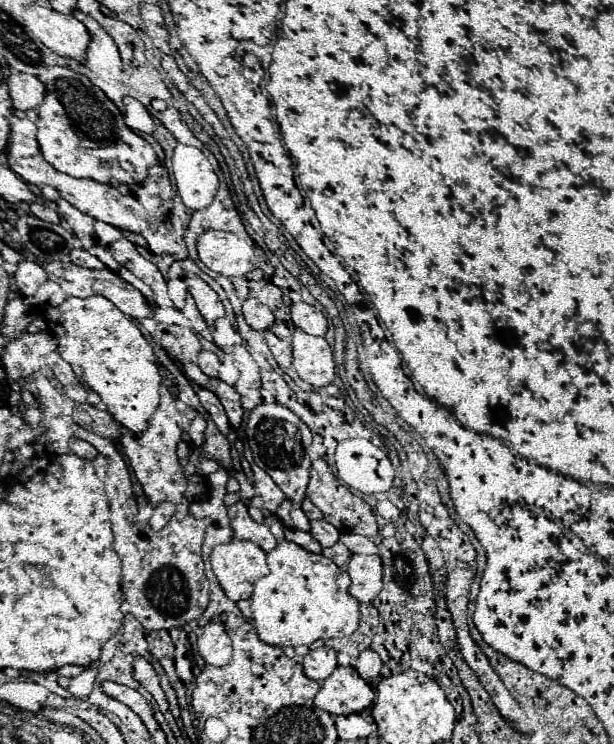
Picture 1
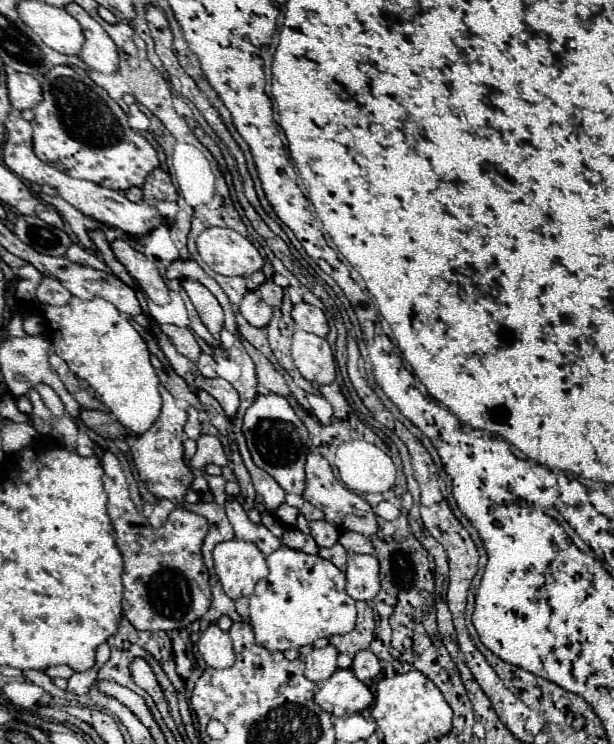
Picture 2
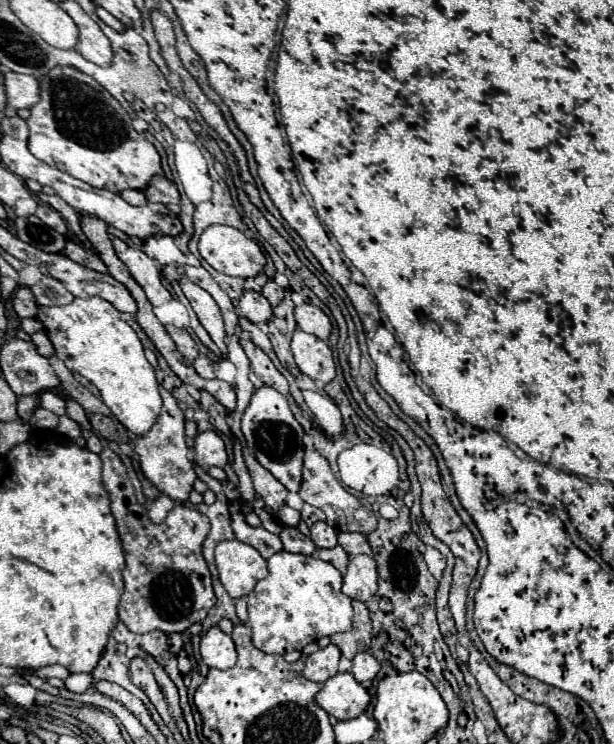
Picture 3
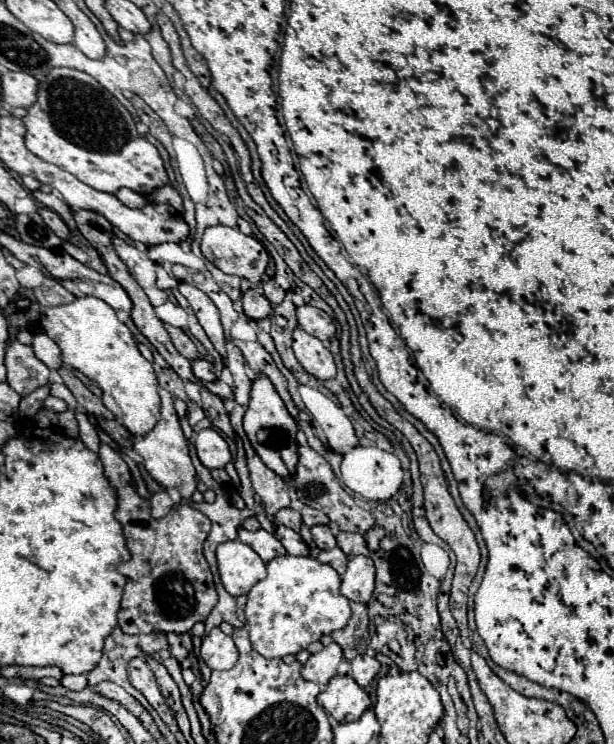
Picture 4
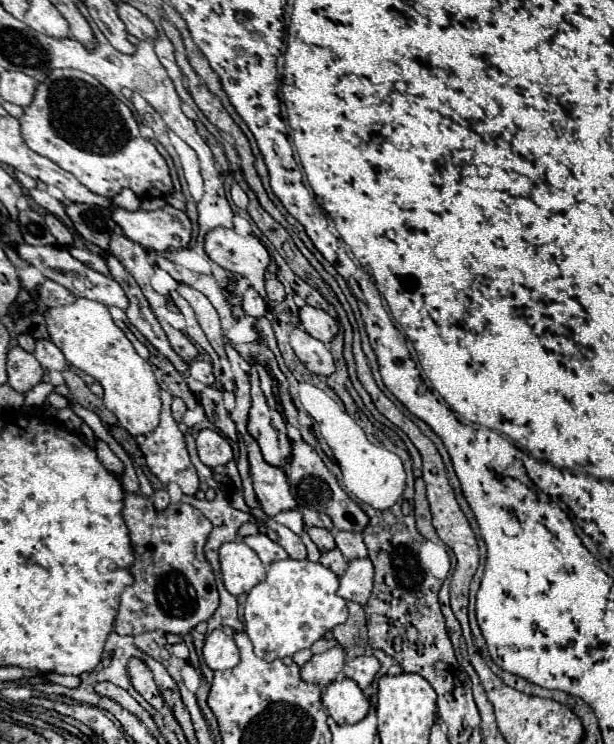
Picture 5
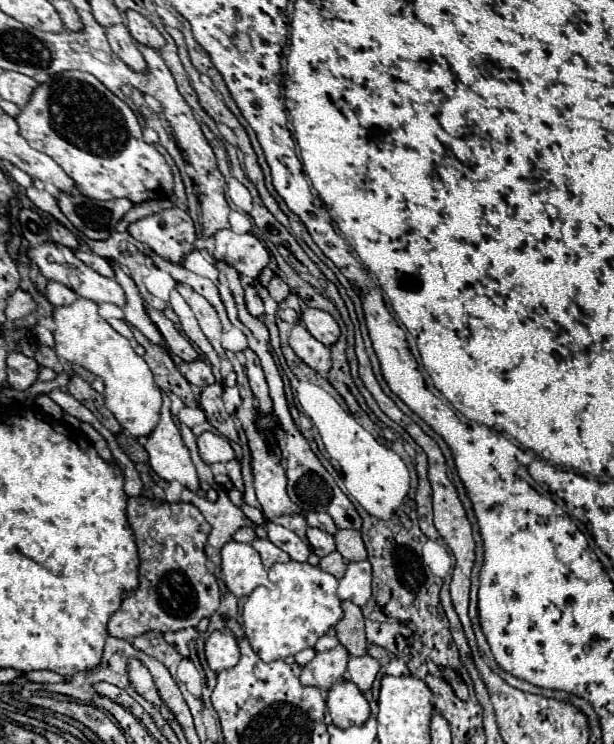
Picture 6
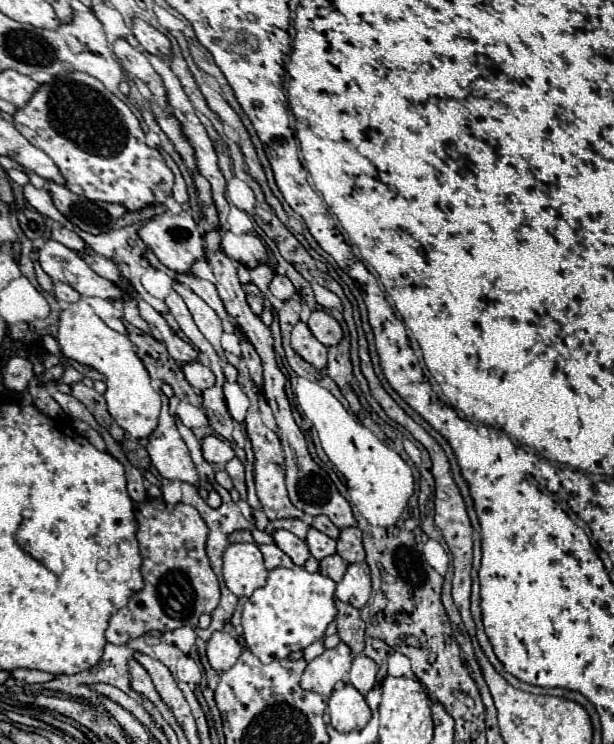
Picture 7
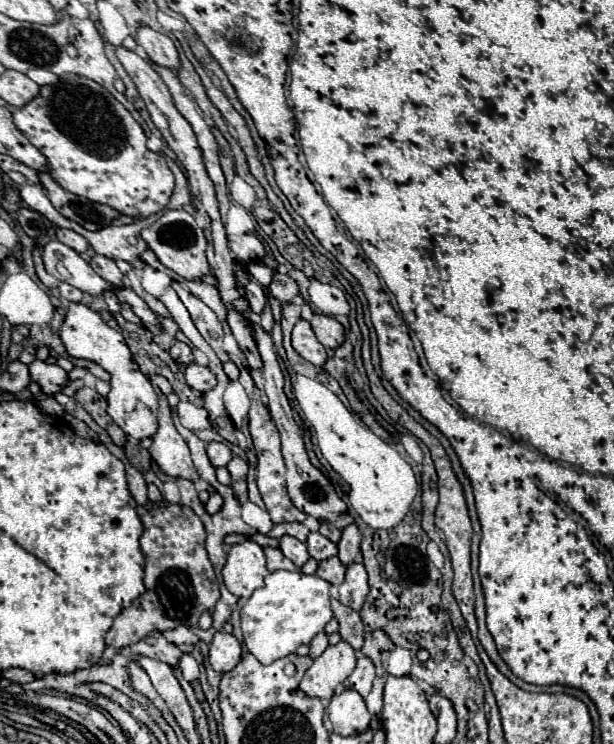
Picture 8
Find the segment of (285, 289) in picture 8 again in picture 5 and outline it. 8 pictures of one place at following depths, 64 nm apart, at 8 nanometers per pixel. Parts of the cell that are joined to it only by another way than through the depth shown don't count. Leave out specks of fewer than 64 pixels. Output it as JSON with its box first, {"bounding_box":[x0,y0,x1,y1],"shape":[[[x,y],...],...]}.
{"bounding_box":[266,278,286,302],"shape":[[[270,278],[266,280],[266,296],[272,300],[272,302],[282,302],[286,292],[284,292],[284,286],[276,280],[276,278]]]}

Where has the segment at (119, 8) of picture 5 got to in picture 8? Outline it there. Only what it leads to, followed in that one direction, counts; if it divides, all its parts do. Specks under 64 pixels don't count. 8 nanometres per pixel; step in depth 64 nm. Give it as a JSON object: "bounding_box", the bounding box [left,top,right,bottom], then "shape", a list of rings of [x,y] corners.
{"bounding_box":[136,26,180,70],"shape":[[[140,26],[136,30],[136,42],[146,50],[146,54],[156,64],[166,66],[170,70],[176,70],[176,66],[180,66],[176,46],[174,46],[174,42],[166,34],[156,32],[156,30],[148,28],[148,26]]]}

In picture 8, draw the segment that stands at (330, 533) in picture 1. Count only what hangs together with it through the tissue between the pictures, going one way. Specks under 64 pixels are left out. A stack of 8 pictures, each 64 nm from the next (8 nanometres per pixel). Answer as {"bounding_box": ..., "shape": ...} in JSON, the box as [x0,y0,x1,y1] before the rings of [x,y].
{"bounding_box":[306,532,338,562],"shape":[[[310,532],[308,540],[306,540],[306,546],[308,546],[310,556],[316,558],[318,562],[322,562],[324,558],[330,558],[330,556],[338,554],[336,544],[330,542],[326,536],[322,536],[320,532]]]}

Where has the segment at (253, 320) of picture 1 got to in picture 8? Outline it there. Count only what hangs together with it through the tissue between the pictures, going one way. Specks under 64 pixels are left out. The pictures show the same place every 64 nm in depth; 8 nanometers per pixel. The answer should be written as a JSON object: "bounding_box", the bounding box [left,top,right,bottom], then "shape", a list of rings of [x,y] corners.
{"bounding_box":[244,280,266,314],"shape":[[[250,280],[250,282],[244,286],[244,296],[248,298],[248,304],[250,304],[250,308],[252,308],[256,314],[260,314],[260,312],[264,310],[264,306],[266,306],[266,296],[264,296],[262,286],[260,286],[256,280]]]}

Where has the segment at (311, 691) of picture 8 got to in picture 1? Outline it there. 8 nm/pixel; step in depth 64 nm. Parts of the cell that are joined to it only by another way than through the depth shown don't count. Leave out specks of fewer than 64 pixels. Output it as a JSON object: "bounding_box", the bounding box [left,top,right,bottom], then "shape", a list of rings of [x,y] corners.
{"bounding_box":[302,646,338,682],"shape":[[[322,646],[318,650],[310,650],[304,656],[304,664],[302,666],[304,666],[304,674],[308,674],[308,678],[322,682],[338,666],[336,664],[336,652],[330,650],[330,648],[326,648],[326,646]]]}

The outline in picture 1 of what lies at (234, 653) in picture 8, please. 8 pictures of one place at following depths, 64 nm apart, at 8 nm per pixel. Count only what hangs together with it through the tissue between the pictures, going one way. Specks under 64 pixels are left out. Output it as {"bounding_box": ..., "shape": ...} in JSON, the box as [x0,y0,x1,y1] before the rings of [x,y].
{"bounding_box":[196,622,230,666],"shape":[[[208,622],[198,632],[196,642],[198,654],[210,664],[210,666],[224,666],[230,660],[230,638],[228,632],[218,622]]]}

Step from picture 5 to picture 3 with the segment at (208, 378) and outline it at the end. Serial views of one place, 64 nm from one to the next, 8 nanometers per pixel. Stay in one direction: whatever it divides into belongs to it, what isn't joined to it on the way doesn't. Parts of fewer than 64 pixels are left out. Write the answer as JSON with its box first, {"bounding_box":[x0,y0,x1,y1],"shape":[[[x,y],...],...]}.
{"bounding_box":[194,356,216,378],"shape":[[[198,356],[194,360],[194,368],[202,378],[216,378],[214,374],[214,362],[208,356]]]}

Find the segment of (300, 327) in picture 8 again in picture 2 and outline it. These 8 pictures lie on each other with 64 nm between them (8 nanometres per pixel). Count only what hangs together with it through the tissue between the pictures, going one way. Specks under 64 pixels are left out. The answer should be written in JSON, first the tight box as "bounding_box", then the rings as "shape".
{"bounding_box":[292,330,336,384],"shape":[[[304,330],[292,334],[292,360],[298,372],[312,384],[332,384],[336,380],[336,362],[330,344]]]}

